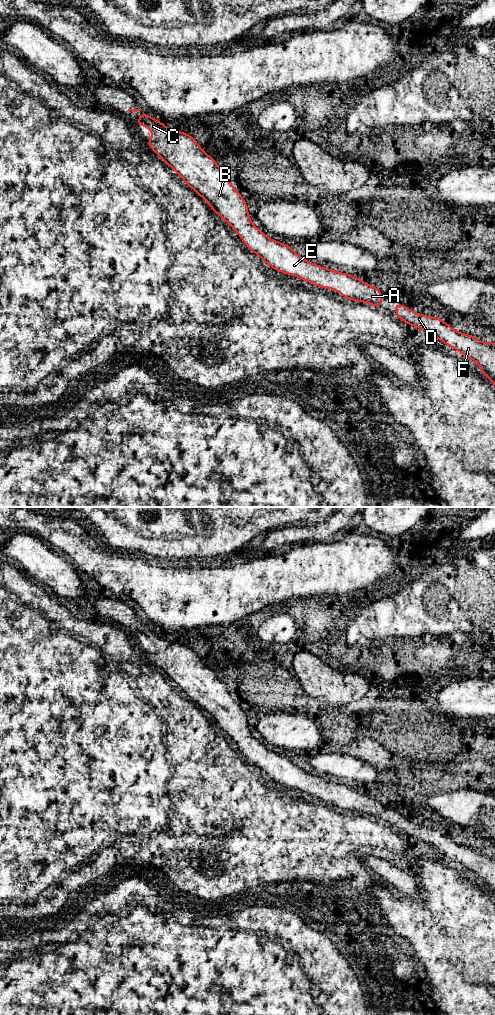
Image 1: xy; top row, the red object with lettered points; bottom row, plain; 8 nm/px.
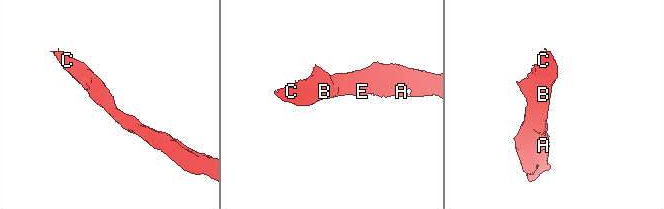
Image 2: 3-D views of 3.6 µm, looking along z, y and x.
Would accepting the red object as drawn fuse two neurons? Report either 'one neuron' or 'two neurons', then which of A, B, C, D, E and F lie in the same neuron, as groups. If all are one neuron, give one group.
one neuron | A B C D E F

